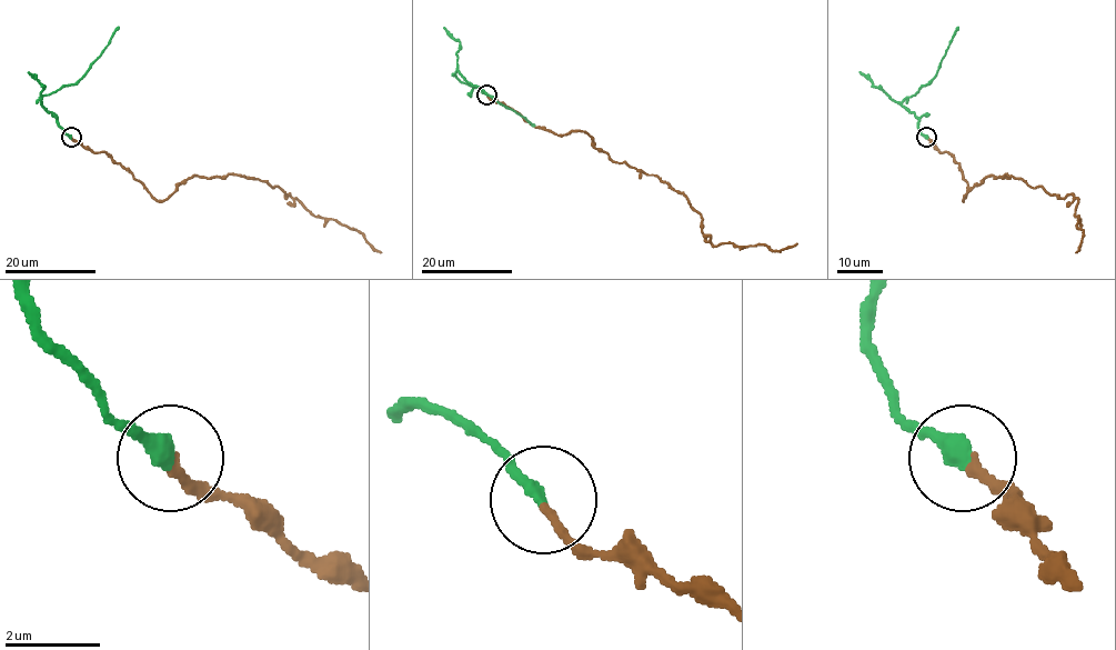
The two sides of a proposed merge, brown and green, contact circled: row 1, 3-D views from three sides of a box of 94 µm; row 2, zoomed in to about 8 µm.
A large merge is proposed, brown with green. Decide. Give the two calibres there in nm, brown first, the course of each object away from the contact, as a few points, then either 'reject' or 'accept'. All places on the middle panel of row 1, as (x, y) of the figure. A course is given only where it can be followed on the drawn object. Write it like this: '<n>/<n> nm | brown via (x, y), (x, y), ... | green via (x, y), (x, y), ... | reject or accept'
190/360 nm | brown via (486, 96), (536, 127), (581, 130), (615, 162), (656, 174), (701, 214), (713, 246), (796, 243) | green via (486, 94), (469, 83), (458, 69), (455, 76), (462, 82), (491, 96), (534, 126) | accept

